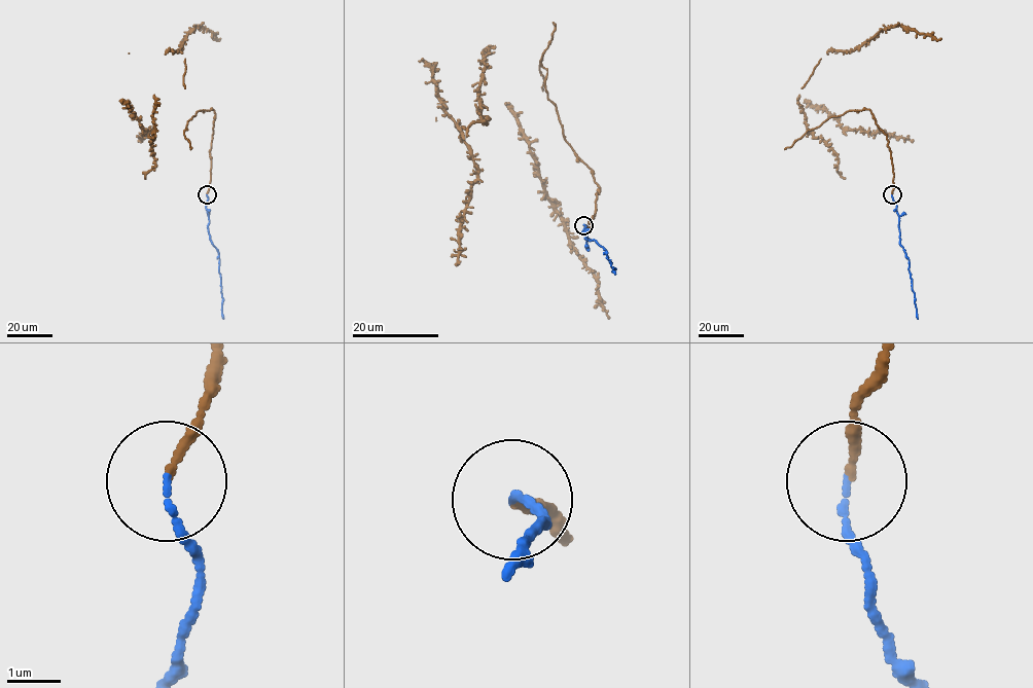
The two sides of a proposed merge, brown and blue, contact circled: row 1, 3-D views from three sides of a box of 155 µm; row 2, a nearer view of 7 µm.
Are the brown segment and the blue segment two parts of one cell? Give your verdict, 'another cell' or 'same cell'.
same cell

